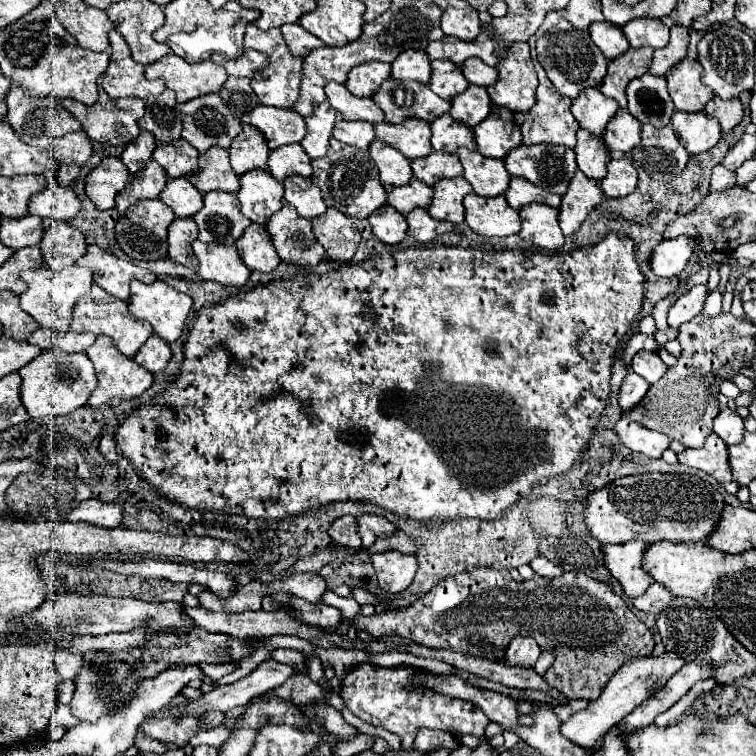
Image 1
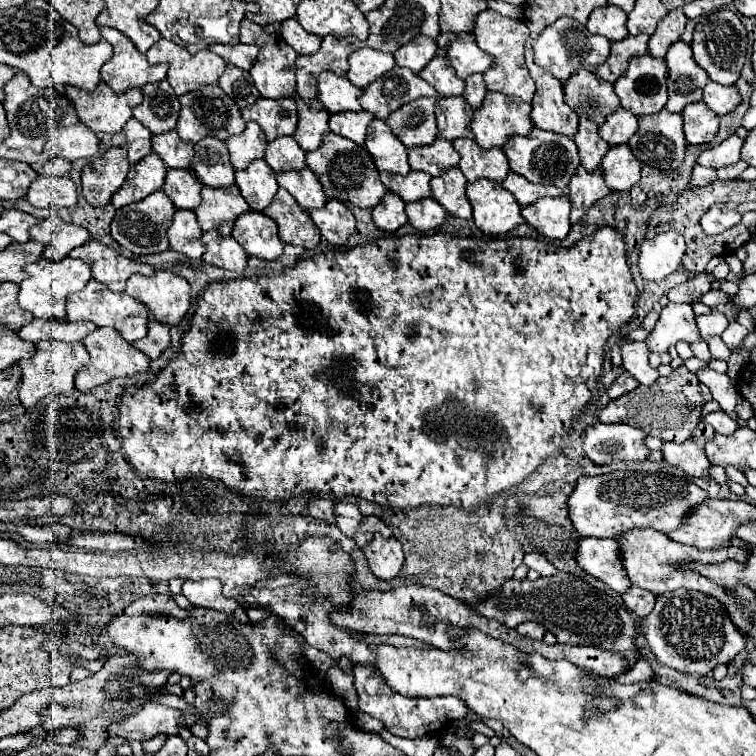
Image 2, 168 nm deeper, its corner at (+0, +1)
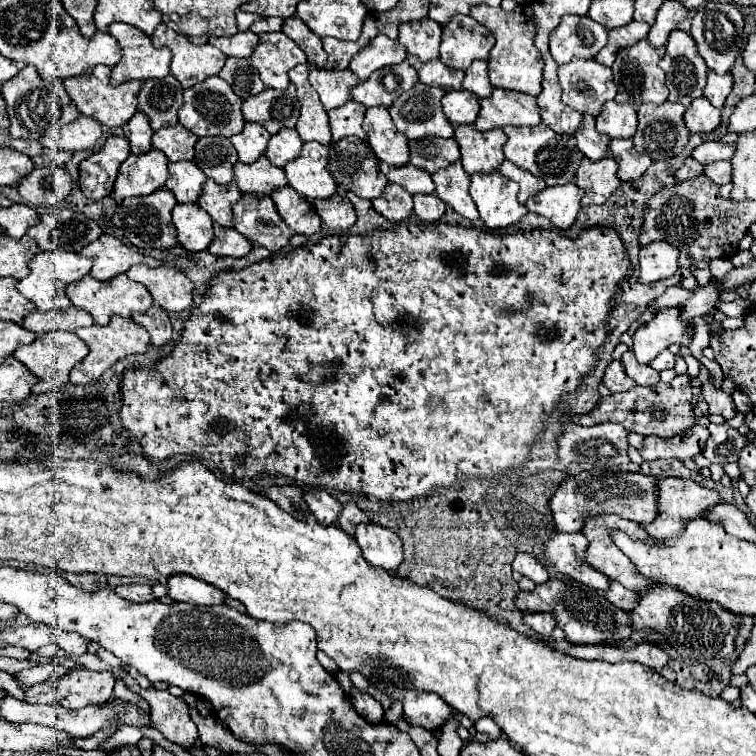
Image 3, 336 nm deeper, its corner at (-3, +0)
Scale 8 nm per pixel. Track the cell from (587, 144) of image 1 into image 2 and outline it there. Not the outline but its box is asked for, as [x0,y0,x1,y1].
[573,117,609,173]

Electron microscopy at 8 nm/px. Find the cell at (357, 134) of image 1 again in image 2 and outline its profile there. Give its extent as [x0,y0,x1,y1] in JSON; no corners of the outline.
[329,111,375,145]

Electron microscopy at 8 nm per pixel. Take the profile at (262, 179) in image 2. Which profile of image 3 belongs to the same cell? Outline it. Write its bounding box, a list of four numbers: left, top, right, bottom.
[234,156,288,196]

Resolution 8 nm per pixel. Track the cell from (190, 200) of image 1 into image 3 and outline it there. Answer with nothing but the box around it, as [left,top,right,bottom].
[166,162,206,202]

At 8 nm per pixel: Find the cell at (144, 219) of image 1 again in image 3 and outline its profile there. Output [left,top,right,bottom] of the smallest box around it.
[112,188,178,250]

